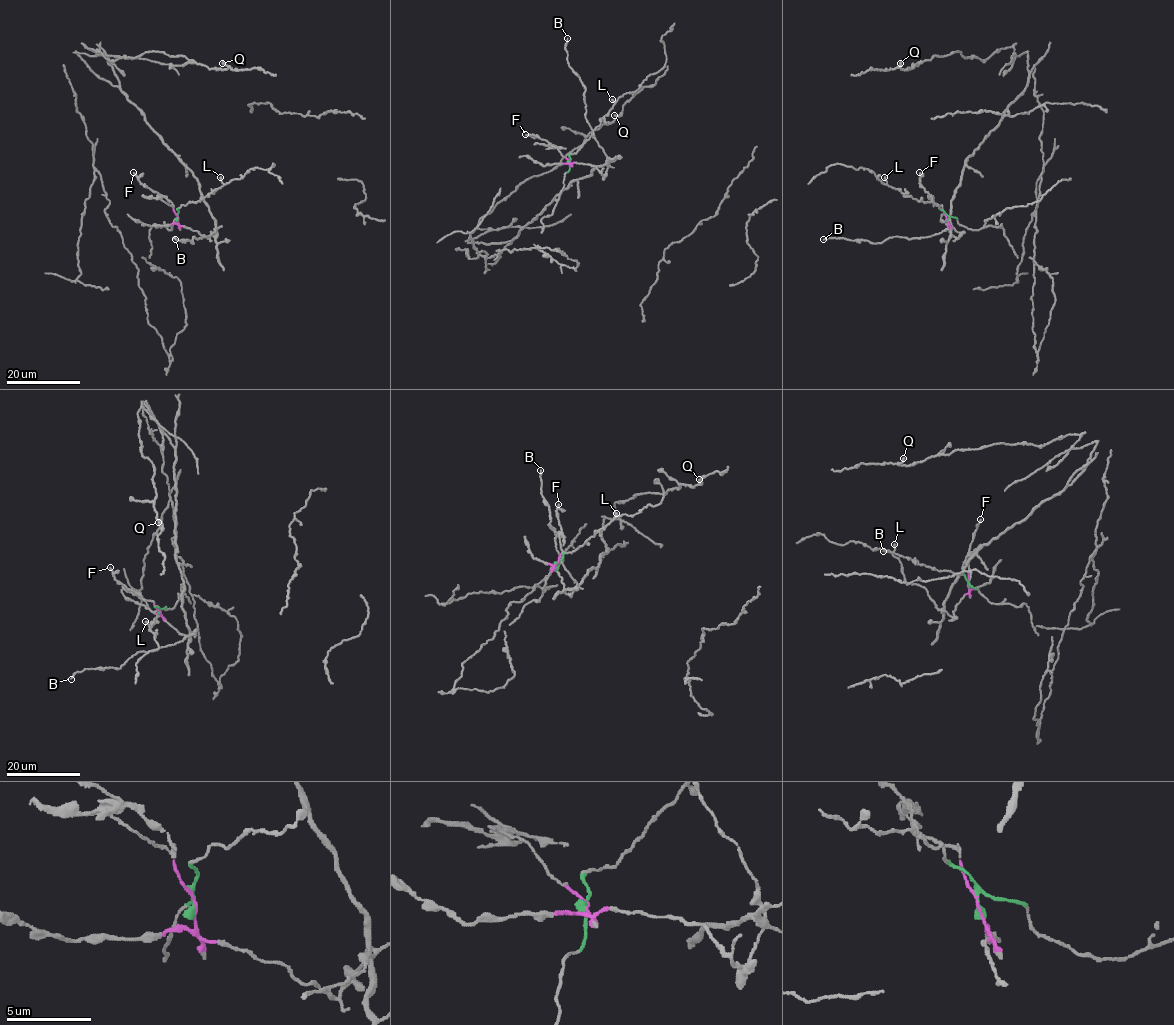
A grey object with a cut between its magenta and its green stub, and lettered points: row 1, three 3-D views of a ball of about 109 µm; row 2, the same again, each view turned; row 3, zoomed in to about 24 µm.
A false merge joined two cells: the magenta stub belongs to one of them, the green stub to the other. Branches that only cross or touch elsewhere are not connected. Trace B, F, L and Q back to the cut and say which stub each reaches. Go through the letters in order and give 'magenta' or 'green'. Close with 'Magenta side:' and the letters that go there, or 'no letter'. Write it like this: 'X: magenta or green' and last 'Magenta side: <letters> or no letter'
B: magenta
F: magenta
L: green
Q: magenta
Magenta side: B, F, Q

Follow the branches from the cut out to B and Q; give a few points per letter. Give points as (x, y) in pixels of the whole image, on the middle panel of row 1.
B: (569, 162), (593, 165), (604, 174), (608, 167), (585, 117), (585, 87), (568, 62), (568, 38)
Q: (569, 162), (602, 174), (607, 166), (574, 179), (509, 241), (468, 242), (488, 230), (479, 220), (614, 114)

